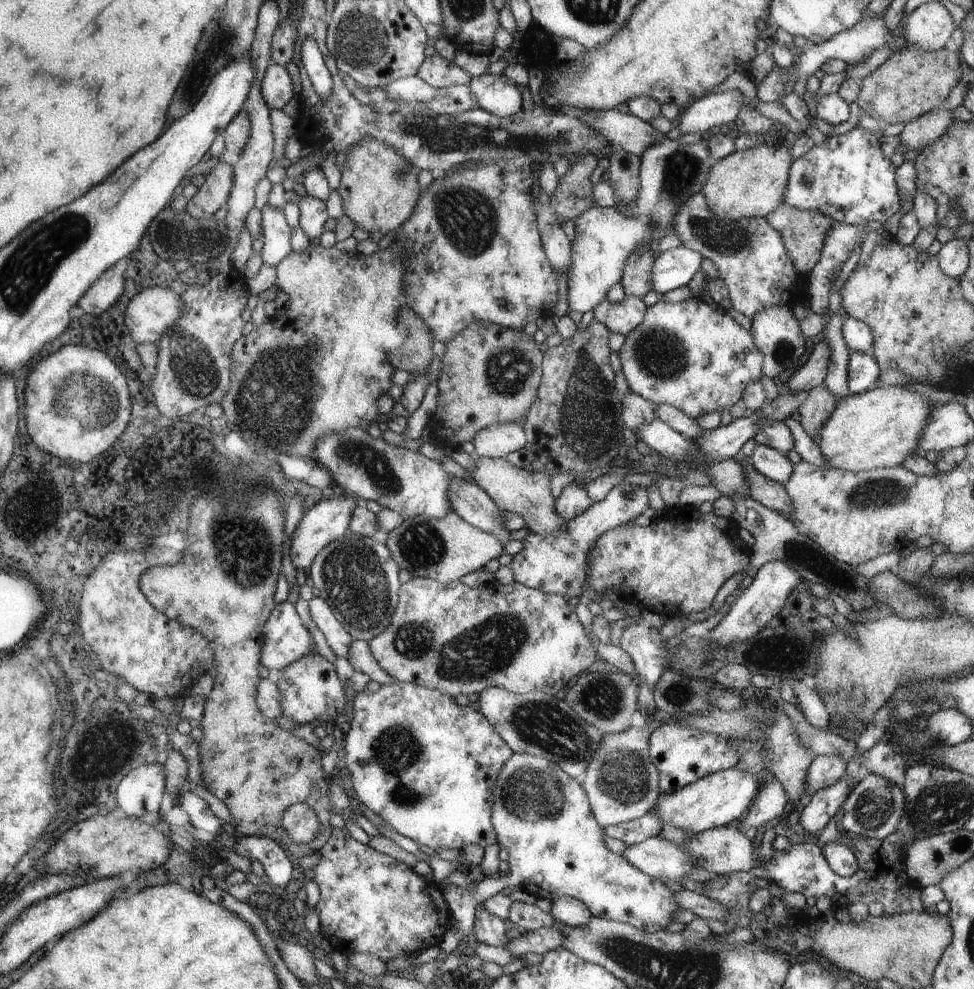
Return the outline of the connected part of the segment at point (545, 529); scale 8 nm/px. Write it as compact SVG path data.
M473 456L475 468L468 470L474 482L498 505L504 513L514 513L524 518L527 528L538 534L552 534L566 526L562 516L554 512L555 498L550 488L550 478L546 472L530 472L510 464L508 460L484 456Z

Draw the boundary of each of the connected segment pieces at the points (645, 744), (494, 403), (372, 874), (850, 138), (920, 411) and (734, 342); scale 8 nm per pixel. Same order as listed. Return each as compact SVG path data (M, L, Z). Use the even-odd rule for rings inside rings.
M648 720L644 726L632 725L618 734L604 735L600 748L586 766L584 780L580 783L588 793L594 818L603 827L640 818L658 804L660 773L649 752L650 734L654 729L653 722Z
M478 321L444 344L446 350L441 358L441 374L436 380L438 408L428 422L430 438L435 446L461 448L464 442L472 442L482 428L489 428L495 423L518 423L516 418L526 416L537 398L543 374L542 352L530 335L522 328L502 328L494 322Z
M343 826L334 828L328 842L319 852L320 862L314 866L314 878L320 889L320 900L315 906L320 919L319 933L334 949L340 952L368 953L380 957L385 963L392 957L422 953L430 946L438 945L446 932L450 910L444 906L442 890L426 880L426 894L422 890L424 878L410 870L405 863L380 853L368 845L356 841Z
M854 127L844 134L826 137L820 146L815 145L794 160L782 204L821 212L847 225L863 225L870 221L886 224L895 219L901 207L896 188L896 169L882 154L878 135Z
M883 385L874 390L862 392L862 394L848 394L844 400L837 402L828 422L820 430L820 438L814 442L818 445L830 469L858 472L902 465L908 454L920 452L920 438L928 424L928 418L932 416L930 402L930 399L926 400L924 396L916 392L910 392L906 388L895 385Z
M697 296L689 297L687 300L678 303L665 302L662 298L646 310L645 320L634 328L634 331L630 332L625 338L625 342L618 352L620 362L622 365L622 374L624 374L627 385L630 387L630 391L634 392L642 398L652 401L656 404L670 405L678 410L681 410L686 416L691 416L693 419L701 417L702 415L727 409L734 406L742 399L742 392L745 392L745 388L748 387L750 382L756 382L760 380L762 372L762 362L764 362L764 354L758 350L758 345L754 342L754 333L750 332L750 329L746 330L738 324L738 322L727 313L721 307L716 306L708 297L698 298Z

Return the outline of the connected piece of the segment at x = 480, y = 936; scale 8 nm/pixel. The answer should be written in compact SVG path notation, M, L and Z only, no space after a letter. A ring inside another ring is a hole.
M478 904L475 912L475 922L473 926L473 939L483 942L488 946L496 946L496 948L506 948L506 944L511 938L506 936L506 922L498 916L488 914L483 904Z

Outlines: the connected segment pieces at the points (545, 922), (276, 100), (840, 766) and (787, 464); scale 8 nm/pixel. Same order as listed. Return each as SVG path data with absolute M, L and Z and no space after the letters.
M514 901L510 906L510 922L514 922L515 928L521 932L532 931L538 928L552 928L559 923L552 913L542 912L538 906L522 901Z
M272 65L262 80L262 98L269 109L282 109L294 96L294 88L286 66Z
M816 755L812 766L809 767L809 774L806 776L806 794L804 801L814 796L819 790L831 787L845 776L846 763L838 756Z
M756 445L751 455L753 466L760 474L772 482L784 484L792 476L792 461L785 454L768 445Z

